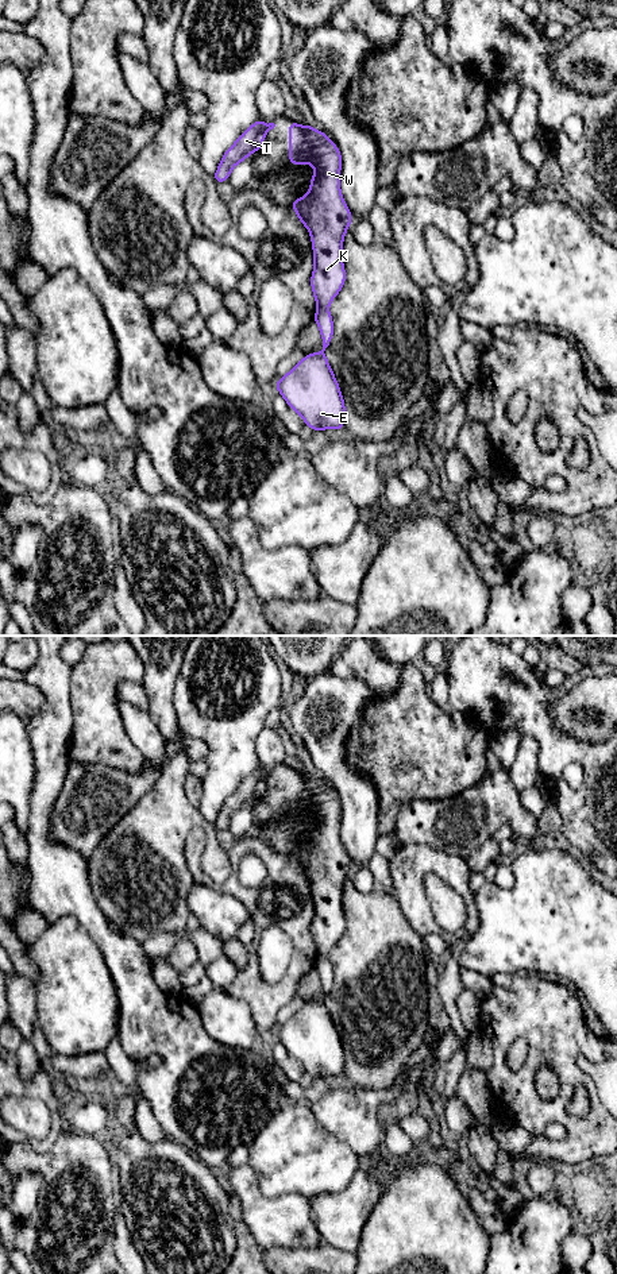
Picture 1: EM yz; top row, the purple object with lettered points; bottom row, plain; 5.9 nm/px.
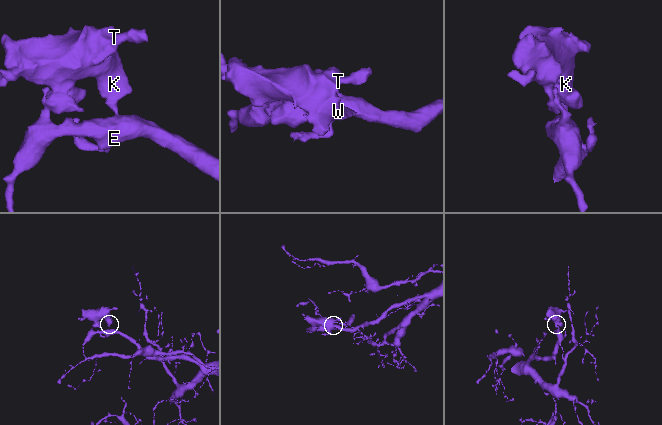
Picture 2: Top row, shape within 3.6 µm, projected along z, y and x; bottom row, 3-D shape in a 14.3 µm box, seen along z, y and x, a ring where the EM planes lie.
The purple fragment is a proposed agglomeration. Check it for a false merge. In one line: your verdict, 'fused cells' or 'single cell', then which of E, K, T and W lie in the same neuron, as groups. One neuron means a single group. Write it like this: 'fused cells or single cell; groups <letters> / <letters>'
fused cells; groups E / K T W

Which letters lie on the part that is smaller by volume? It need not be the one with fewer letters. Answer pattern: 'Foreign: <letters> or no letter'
Foreign: K, T, W

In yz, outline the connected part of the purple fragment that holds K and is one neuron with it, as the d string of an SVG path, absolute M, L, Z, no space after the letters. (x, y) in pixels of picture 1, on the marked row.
M292 120L289 123L289 150L289 163L292 166L309 163L316 169L308 193L294 200L289 206L296 211L301 224L309 231L315 262L311 286L317 308L328 309L346 282L343 239L352 220L352 213L340 193L342 154L323 131L315 130L312 124L302 127Z

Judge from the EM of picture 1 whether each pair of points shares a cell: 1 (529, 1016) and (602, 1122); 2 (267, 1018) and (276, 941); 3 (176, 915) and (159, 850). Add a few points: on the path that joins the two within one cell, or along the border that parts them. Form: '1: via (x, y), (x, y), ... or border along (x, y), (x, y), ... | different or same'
1: via (555, 1042), (565, 1062), (590, 1088), (593, 1096) | same
2: border along (292, 957), (277, 981), (261, 979) | different
3: via (159, 899), (159, 867) | same

